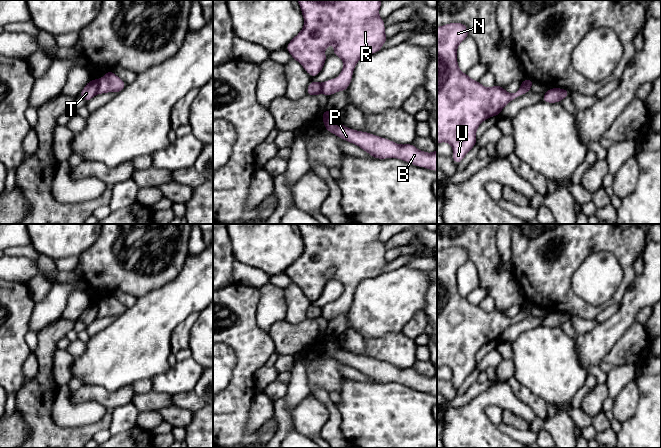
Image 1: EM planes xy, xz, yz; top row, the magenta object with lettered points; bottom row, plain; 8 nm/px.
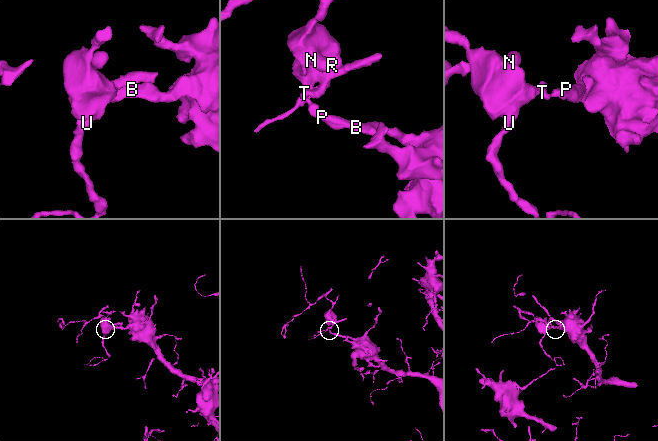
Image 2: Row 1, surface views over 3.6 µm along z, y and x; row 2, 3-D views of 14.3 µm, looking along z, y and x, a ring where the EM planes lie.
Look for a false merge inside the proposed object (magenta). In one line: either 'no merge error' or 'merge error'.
merge error

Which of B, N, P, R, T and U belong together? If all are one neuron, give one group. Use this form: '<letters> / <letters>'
B P T / N R U

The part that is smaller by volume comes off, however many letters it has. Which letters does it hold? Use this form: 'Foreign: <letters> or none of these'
Foreign: N, R, U

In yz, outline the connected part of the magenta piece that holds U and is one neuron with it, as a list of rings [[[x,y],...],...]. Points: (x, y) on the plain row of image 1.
[[[453,246],[437,251],[437,368],[448,366],[453,372],[453,386],[458,389],[476,369],[476,354],[486,343],[499,340],[512,324],[531,315],[534,305],[525,302],[516,317],[508,317],[502,310],[484,311],[460,295],[457,272],[469,260],[467,249]]]

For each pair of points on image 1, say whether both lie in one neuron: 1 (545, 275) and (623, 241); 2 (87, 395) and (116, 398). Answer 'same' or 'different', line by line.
1: same
2: same

